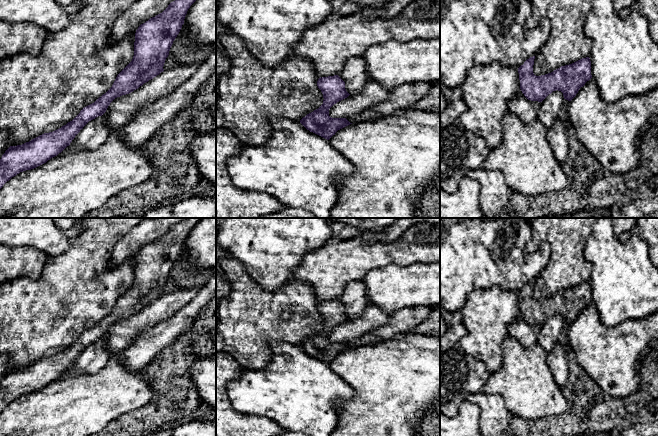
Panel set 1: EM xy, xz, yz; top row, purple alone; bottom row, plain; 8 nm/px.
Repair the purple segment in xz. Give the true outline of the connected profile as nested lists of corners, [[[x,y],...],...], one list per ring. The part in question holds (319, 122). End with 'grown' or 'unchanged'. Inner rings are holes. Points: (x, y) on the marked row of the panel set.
[[[338,75],[320,77],[317,86],[323,94],[323,104],[303,117],[300,123],[310,132],[329,140],[338,130],[352,124],[346,118],[329,116],[329,109],[350,94],[345,89],[345,82]]]; unchanged

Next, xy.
[[[175,0],[162,13],[141,24],[135,33],[132,61],[117,75],[112,87],[94,103],[84,107],[72,121],[53,132],[44,133],[22,145],[10,146],[0,159],[0,189],[20,172],[34,169],[61,153],[89,121],[102,116],[106,112],[115,98],[133,92],[163,72],[163,66],[173,41],[184,24],[188,9],[195,1]]]; unchanged

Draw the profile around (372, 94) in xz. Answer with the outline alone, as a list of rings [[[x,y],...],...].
[[[369,81],[364,89],[357,94],[337,102],[329,109],[332,118],[347,118],[357,115],[372,106],[382,103],[389,98],[391,90],[382,87],[378,82]]]

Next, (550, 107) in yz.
[[[553,91],[540,104],[538,111],[538,121],[547,129],[552,127],[554,122],[559,119],[559,112],[564,101],[561,91]]]

